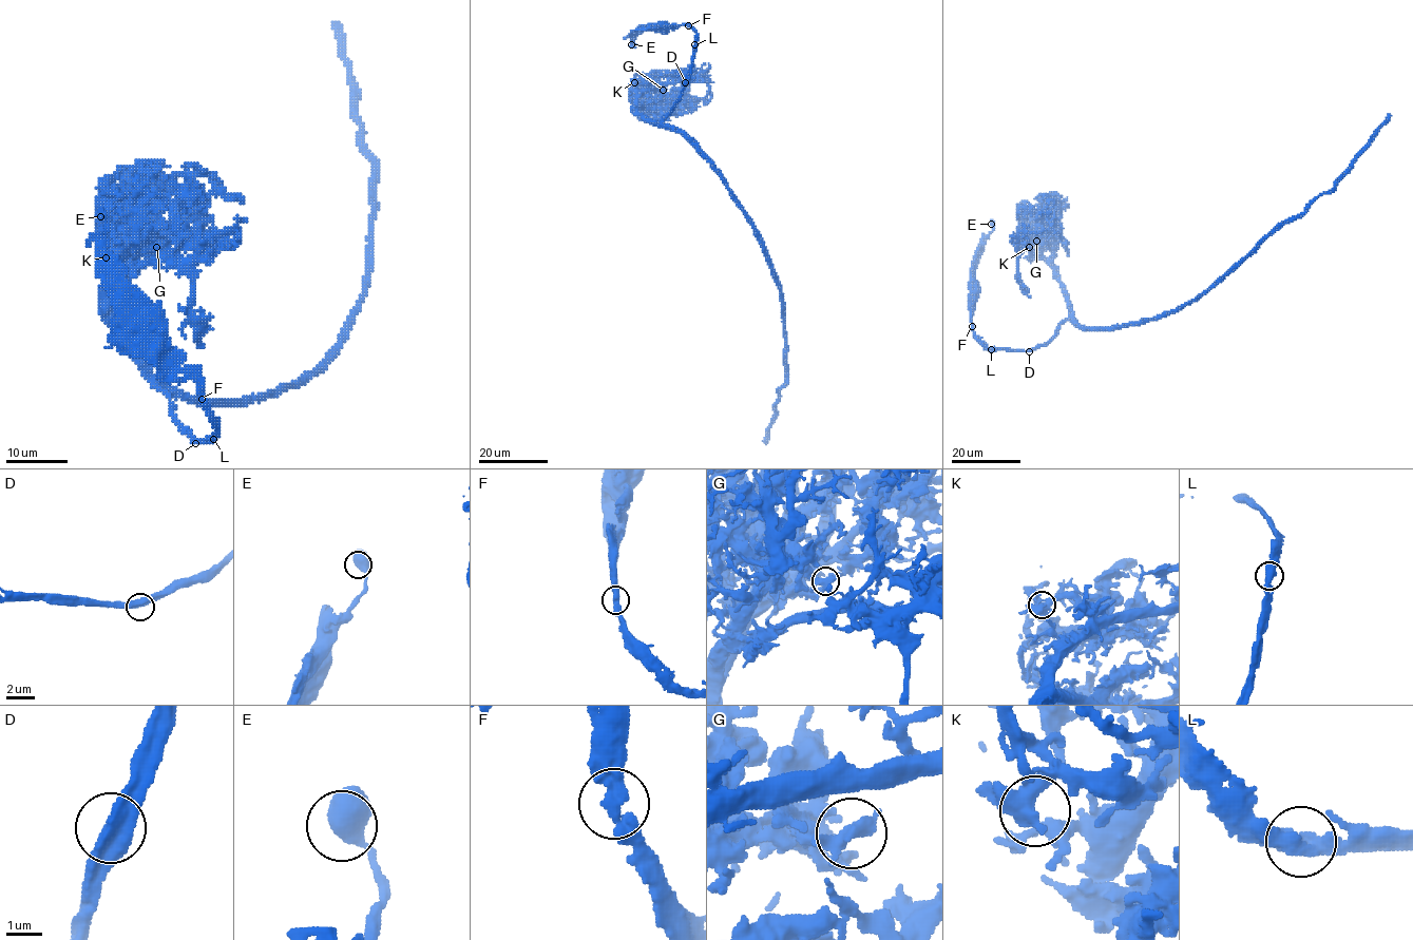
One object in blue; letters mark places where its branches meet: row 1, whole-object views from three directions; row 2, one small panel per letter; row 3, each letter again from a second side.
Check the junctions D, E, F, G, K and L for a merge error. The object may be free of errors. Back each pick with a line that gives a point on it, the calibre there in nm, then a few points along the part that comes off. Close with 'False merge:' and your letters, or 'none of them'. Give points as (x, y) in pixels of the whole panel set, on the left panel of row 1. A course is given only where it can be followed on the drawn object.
False merge: none of them

